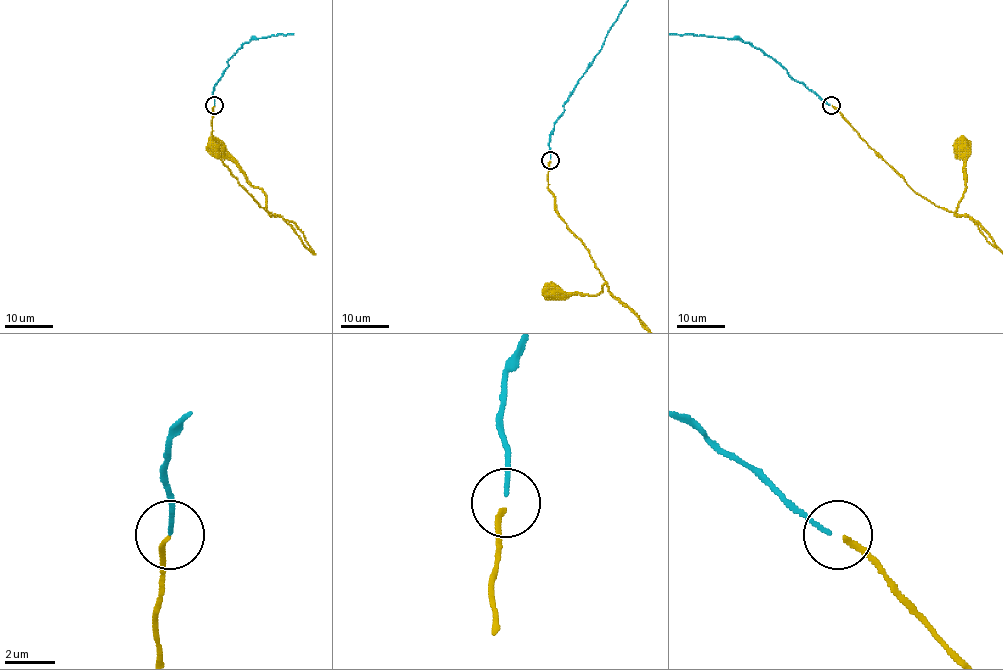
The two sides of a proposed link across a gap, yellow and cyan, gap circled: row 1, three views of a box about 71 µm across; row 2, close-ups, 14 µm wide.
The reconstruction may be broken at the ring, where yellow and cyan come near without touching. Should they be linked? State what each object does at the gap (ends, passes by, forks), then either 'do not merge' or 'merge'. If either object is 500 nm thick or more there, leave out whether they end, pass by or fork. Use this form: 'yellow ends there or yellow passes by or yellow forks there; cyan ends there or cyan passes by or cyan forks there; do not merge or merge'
yellow ends there; cyan ends there; merge

